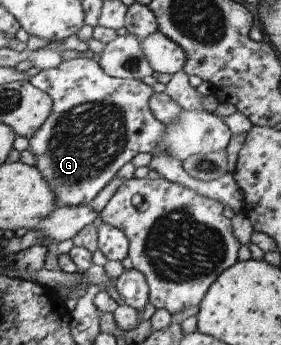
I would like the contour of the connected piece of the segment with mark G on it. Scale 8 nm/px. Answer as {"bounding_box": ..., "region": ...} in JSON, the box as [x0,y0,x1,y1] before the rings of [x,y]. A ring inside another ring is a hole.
{"bounding_box":[28,58,243,214],"region":[[[65,58],[54,68],[42,70],[30,78],[34,87],[45,91],[53,101],[50,115],[44,123],[28,139],[28,150],[36,157],[36,169],[43,180],[48,184],[55,198],[55,207],[64,206],[88,206],[89,203],[104,189],[114,175],[130,163],[138,153],[151,153],[152,163],[150,167],[160,173],[161,177],[184,187],[193,189],[200,195],[218,200],[225,206],[229,206],[234,214],[243,212],[243,193],[233,178],[233,174],[226,172],[222,177],[211,182],[203,182],[190,177],[180,160],[174,159],[161,149],[161,135],[165,125],[160,123],[150,111],[148,100],[154,93],[152,86],[148,86],[137,79],[115,78],[108,75],[102,66],[91,58]]]}

